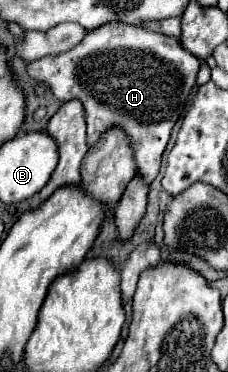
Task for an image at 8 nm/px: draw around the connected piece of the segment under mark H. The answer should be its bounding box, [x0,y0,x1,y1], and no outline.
[28,24,202,184]

